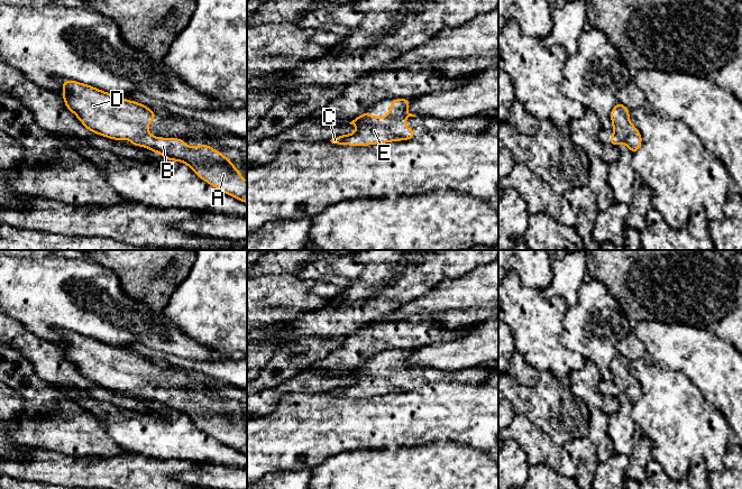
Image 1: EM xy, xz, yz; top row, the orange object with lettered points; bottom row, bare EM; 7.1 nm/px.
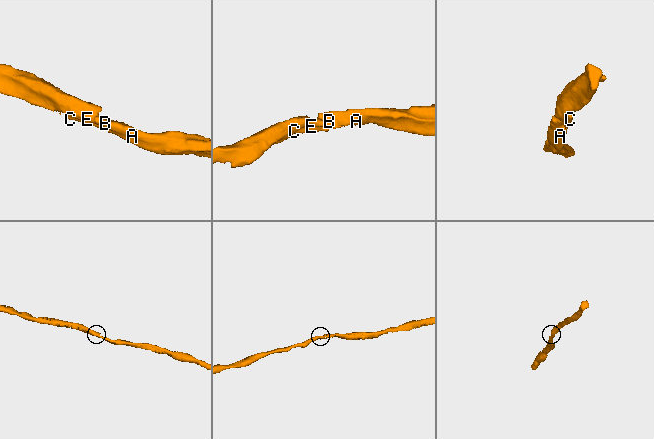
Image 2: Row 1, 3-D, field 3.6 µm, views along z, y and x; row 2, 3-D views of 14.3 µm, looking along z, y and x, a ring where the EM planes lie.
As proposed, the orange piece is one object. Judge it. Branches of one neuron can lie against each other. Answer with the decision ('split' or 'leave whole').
leave whole

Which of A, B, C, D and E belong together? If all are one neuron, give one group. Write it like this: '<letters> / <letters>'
A B C D E

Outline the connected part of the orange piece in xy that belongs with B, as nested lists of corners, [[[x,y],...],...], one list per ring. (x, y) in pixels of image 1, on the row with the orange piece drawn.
[[[63,81],[66,108],[76,114],[79,120],[90,131],[116,140],[130,139],[134,146],[144,146],[154,153],[159,153],[167,160],[178,160],[189,167],[204,182],[213,185],[218,190],[247,203],[247,181],[244,179],[230,159],[208,145],[199,145],[196,148],[187,146],[184,140],[176,138],[157,138],[148,133],[148,123],[156,118],[156,113],[149,108],[132,102],[91,85],[81,84],[77,81]]]

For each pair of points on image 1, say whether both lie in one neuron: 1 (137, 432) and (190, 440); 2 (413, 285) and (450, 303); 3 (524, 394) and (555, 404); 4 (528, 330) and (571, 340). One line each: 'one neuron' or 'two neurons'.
1: one neuron
2: two neurons
3: one neuron
4: two neurons

